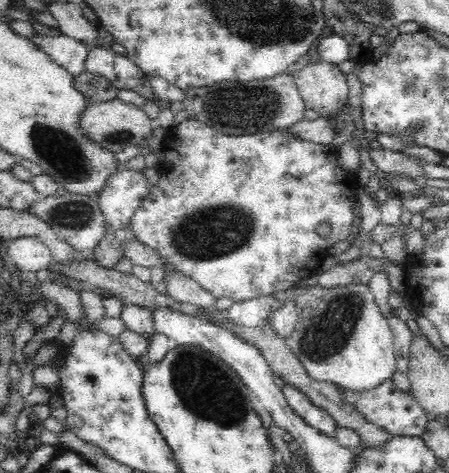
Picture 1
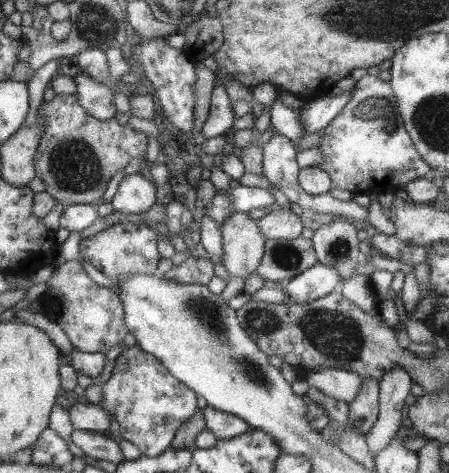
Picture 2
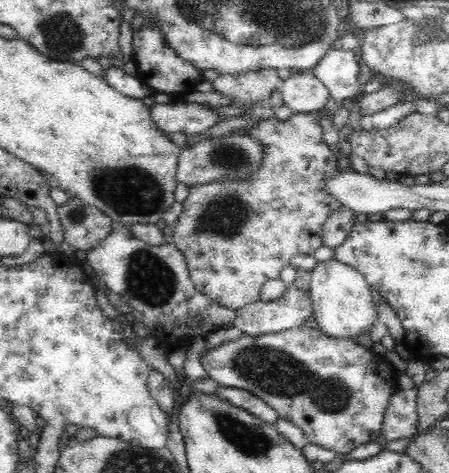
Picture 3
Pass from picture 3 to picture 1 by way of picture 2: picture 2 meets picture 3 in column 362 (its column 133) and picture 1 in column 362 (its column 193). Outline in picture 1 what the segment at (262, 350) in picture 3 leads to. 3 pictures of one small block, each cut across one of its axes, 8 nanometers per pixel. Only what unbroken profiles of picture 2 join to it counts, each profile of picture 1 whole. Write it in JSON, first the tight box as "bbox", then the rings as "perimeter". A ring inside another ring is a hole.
{"bbox":[336,378,430,438],"perimeter":[[[392,378],[380,382],[378,386],[370,388],[370,390],[360,390],[360,392],[352,392],[352,390],[344,390],[340,386],[336,386],[338,396],[344,404],[352,406],[366,422],[376,424],[378,428],[390,432],[394,438],[398,436],[408,436],[408,438],[420,438],[420,434],[424,432],[426,424],[430,422],[428,414],[420,408],[416,396],[412,392],[400,392],[396,388],[396,384],[392,382]]]}

